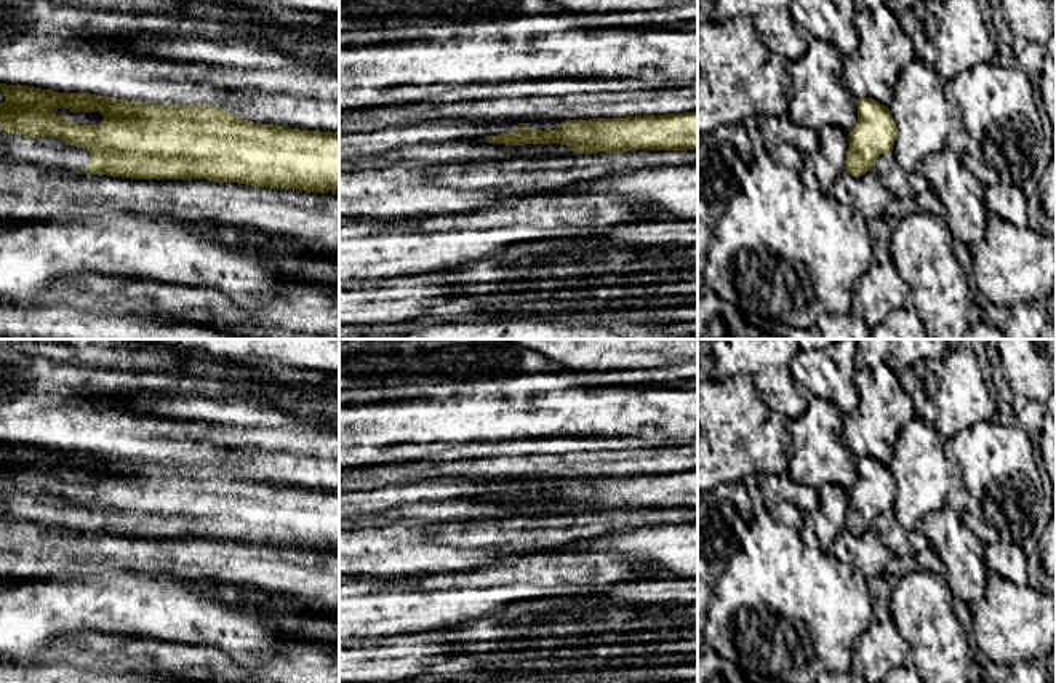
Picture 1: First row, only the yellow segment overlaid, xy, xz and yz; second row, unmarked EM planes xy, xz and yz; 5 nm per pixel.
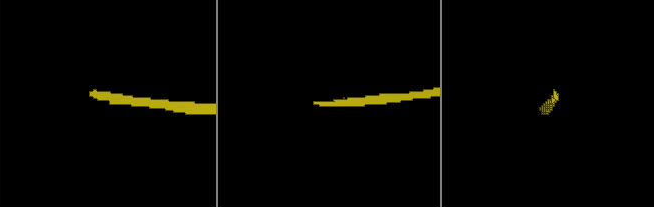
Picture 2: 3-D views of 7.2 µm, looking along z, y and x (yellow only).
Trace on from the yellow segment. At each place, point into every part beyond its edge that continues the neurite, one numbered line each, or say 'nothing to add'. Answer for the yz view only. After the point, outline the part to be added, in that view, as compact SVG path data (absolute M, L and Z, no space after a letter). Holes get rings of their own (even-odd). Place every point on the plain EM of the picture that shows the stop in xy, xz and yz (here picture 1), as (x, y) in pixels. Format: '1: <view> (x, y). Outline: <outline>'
nothing to add

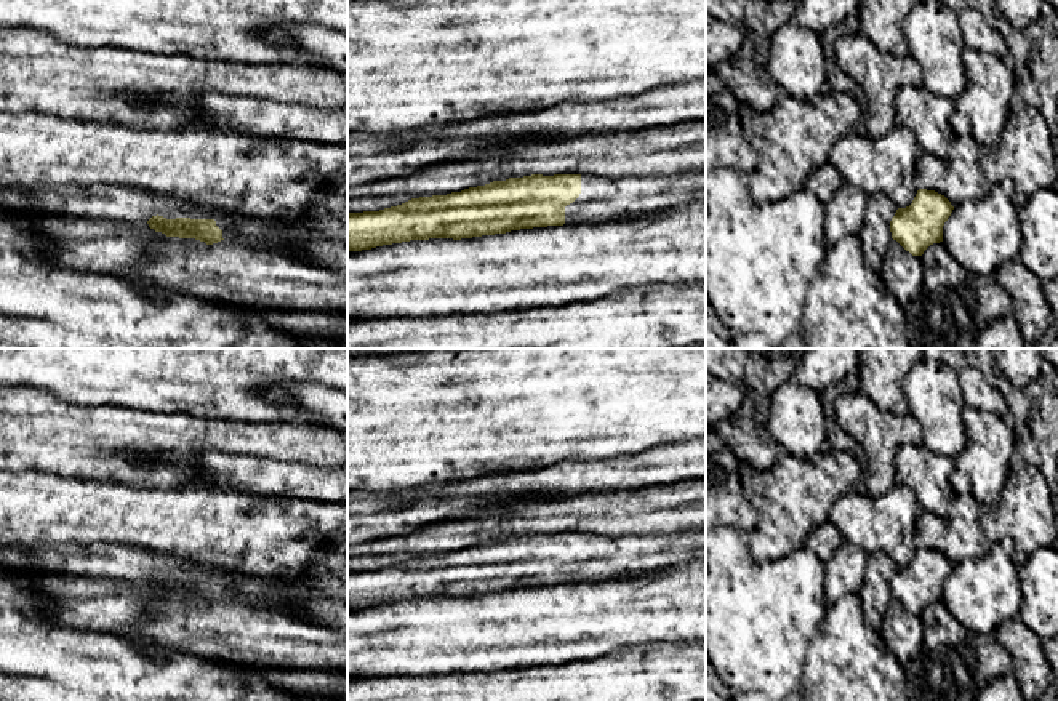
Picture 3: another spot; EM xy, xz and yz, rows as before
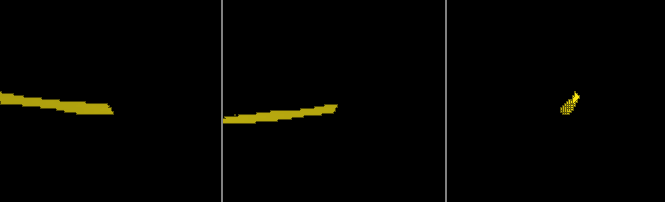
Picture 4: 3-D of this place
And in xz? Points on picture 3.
1: xz (602, 559). Outline: M706 528L626 538L581 533L581 552L565 565L565 583L643 576L691 560L706 560Z

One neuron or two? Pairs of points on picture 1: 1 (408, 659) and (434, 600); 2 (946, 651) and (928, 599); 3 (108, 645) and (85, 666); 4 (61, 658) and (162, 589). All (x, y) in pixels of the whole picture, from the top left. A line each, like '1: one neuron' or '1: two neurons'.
1: two neurons
2: one neuron
3: two neurons
4: two neurons

